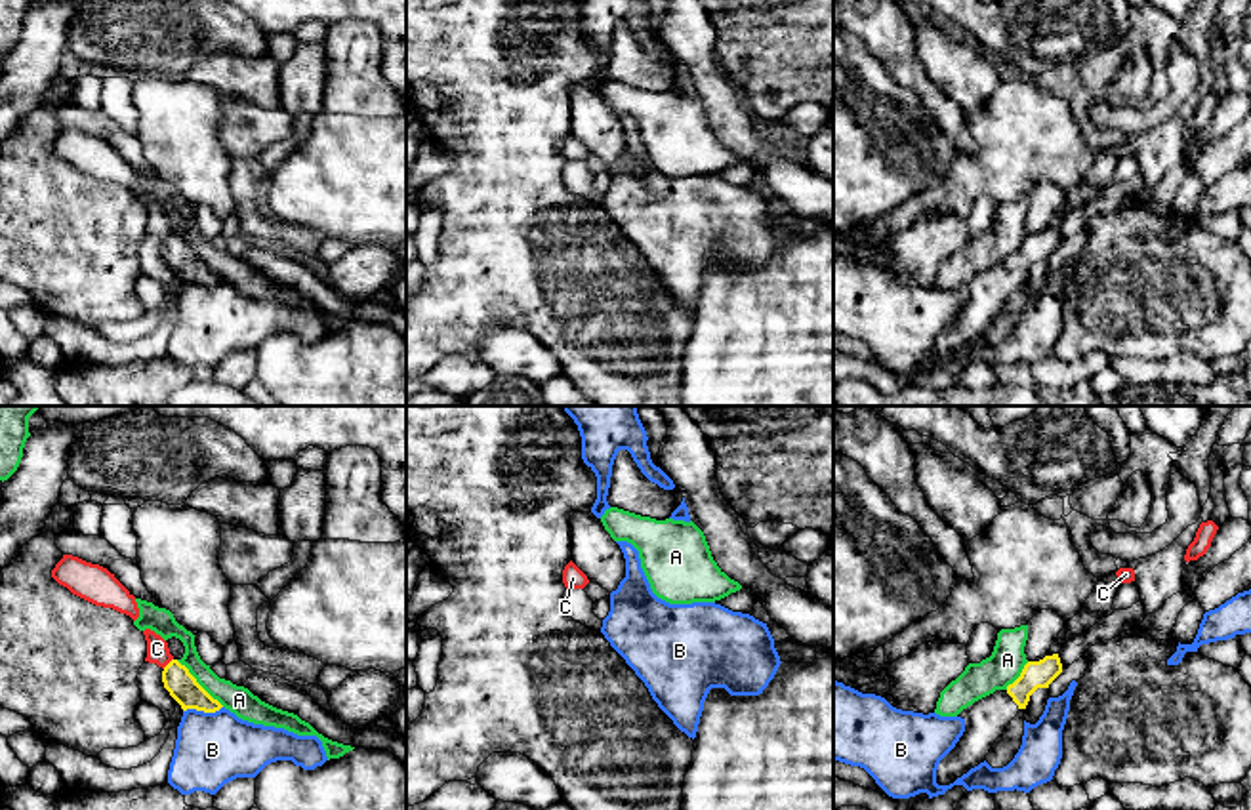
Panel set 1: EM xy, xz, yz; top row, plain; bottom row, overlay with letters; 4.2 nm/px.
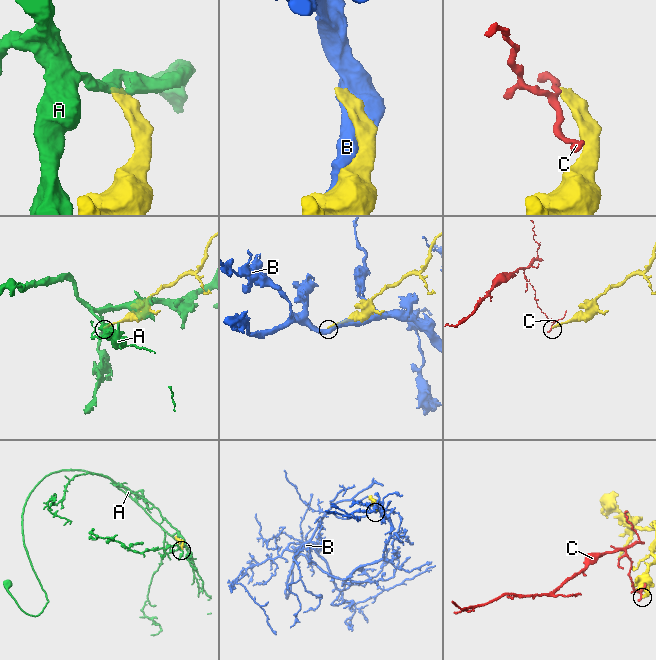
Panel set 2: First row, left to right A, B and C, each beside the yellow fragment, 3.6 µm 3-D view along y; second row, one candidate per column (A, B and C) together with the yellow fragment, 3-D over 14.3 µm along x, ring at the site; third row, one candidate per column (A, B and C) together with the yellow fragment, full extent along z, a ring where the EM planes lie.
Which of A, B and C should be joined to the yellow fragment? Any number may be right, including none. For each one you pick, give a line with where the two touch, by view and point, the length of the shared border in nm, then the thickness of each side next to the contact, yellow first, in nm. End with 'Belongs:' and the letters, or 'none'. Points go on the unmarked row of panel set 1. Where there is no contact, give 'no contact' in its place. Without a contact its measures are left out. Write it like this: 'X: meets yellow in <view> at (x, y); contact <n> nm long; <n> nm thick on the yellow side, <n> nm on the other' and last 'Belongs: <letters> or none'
Belongs: none

